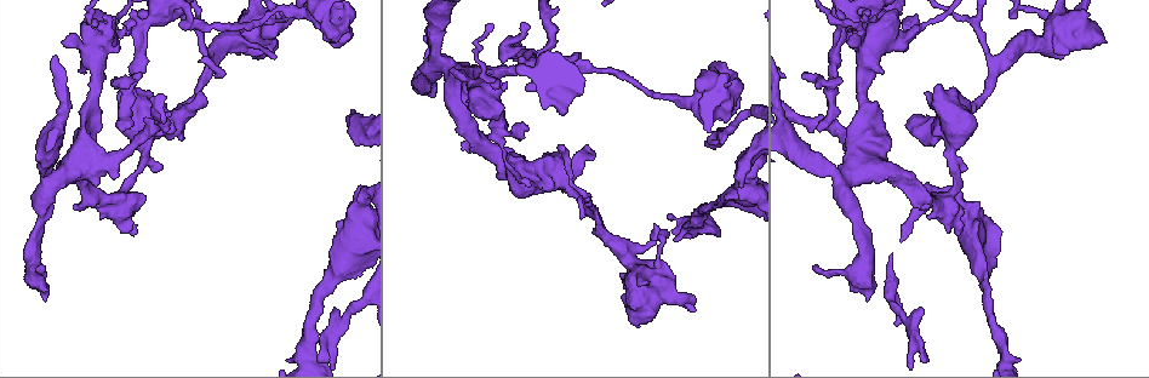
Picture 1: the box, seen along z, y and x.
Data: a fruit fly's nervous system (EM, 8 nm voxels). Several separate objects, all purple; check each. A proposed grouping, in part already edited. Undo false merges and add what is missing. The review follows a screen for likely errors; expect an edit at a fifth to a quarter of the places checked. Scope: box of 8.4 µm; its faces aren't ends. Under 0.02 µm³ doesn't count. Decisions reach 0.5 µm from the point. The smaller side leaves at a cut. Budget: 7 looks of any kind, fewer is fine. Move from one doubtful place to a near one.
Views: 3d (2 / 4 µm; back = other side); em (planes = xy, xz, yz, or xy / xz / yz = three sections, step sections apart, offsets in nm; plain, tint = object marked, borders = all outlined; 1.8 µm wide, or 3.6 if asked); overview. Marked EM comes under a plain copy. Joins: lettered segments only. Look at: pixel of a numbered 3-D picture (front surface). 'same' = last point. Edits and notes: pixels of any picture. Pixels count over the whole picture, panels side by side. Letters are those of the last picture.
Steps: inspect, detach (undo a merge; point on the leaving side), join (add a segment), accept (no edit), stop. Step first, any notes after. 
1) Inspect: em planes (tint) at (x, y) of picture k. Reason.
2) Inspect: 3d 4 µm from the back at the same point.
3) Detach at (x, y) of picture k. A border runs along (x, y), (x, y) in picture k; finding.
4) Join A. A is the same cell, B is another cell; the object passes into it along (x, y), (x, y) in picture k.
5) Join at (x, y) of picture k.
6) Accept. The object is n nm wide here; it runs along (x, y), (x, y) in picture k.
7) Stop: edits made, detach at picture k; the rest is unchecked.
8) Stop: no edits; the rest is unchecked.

Inspect: em xy step 8 (tint) at (656, 255) of picture 1. Thick turns thin.

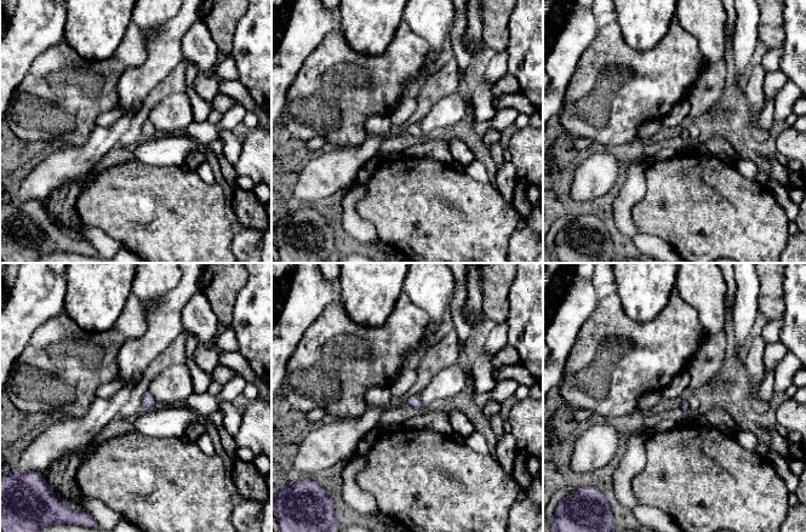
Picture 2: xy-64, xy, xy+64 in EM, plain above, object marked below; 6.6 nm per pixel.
Inspect: em planes (borders) at the same point.

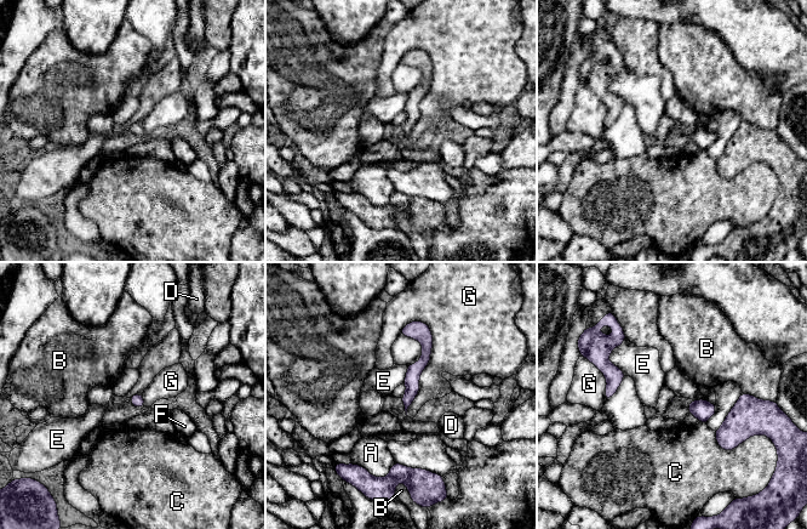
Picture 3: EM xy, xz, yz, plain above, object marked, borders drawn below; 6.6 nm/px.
Accept. A, B, C, D, E, F and G are other cells; it runs along (415, 326), (425, 358), (406, 402) in picture 3; one cell here.

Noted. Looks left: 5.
Inspect: em planes (borders) at (741, 185) of picture 1. Long arm stops here.

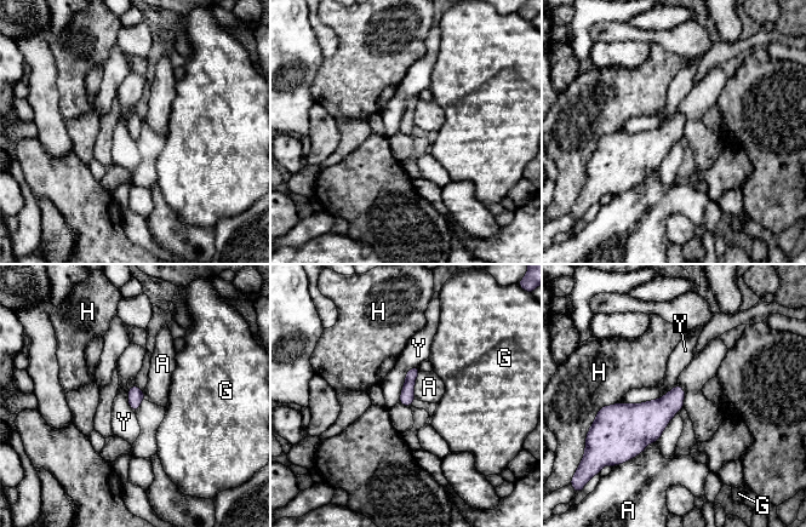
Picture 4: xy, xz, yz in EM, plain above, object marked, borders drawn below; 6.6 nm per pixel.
Accept. A, G, H and Y are other cells; none of them fits.

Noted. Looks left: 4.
Inspect: 3d 2 µm at (45, 299) of picture 1. Free end.

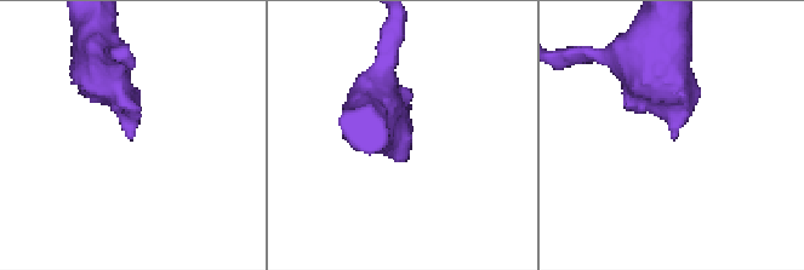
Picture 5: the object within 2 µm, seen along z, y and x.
Inspect: em xy step 8 (tint) at (131, 139) of picture 5. Shape alone is not enough.

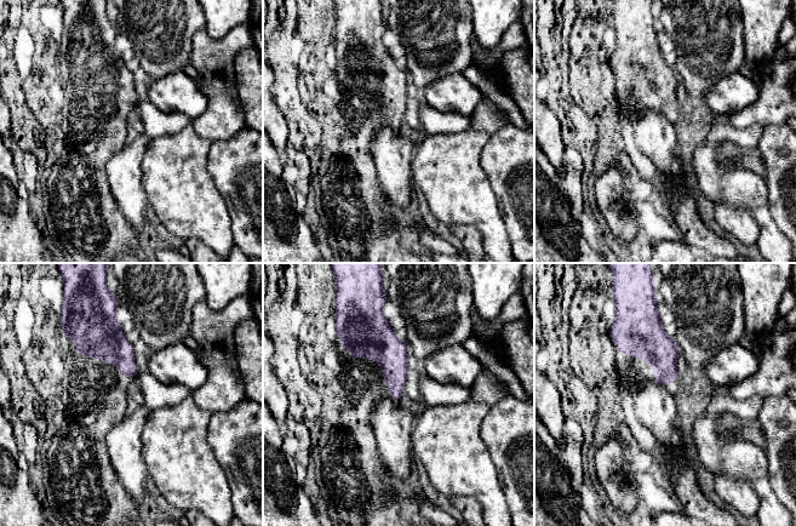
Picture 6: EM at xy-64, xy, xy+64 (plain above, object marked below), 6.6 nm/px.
Inspect: em xy step 8 (borders) at the same point. What lies round it.

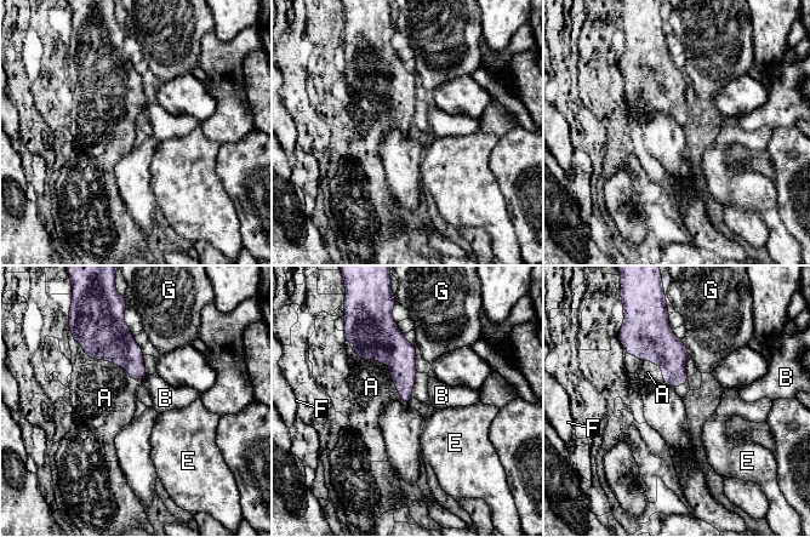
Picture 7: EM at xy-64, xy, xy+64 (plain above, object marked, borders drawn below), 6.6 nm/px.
Join A. A is the same cell, B, E, F and G are other cells; the object passes into it along (374, 333), (386, 364), (371, 387) in picture 7; the cell continues.

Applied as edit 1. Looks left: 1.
Stop: edits made, join at picture 7; the rest is unchecked.

